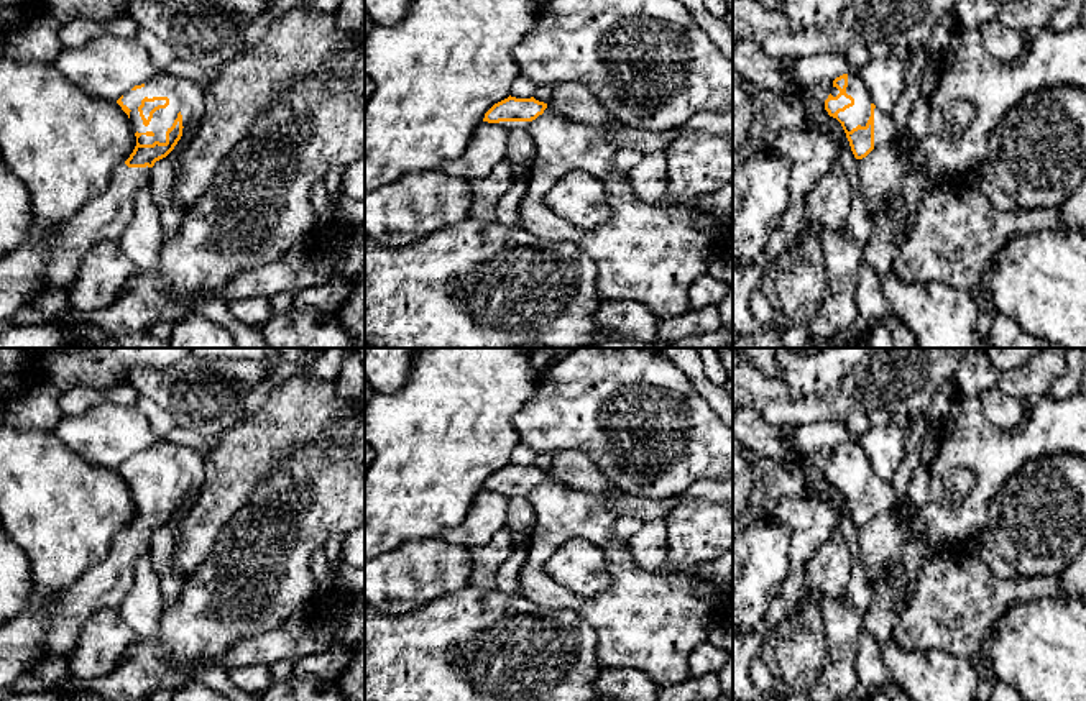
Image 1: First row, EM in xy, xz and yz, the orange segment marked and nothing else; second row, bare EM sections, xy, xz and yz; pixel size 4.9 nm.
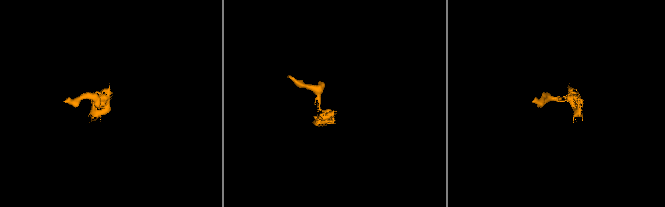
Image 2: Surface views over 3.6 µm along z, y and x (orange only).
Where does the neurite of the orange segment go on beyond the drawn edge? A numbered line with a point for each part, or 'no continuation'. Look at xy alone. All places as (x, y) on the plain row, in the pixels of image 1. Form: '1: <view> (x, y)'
1: xy (188, 465)

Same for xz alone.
1: xz (508, 493)

